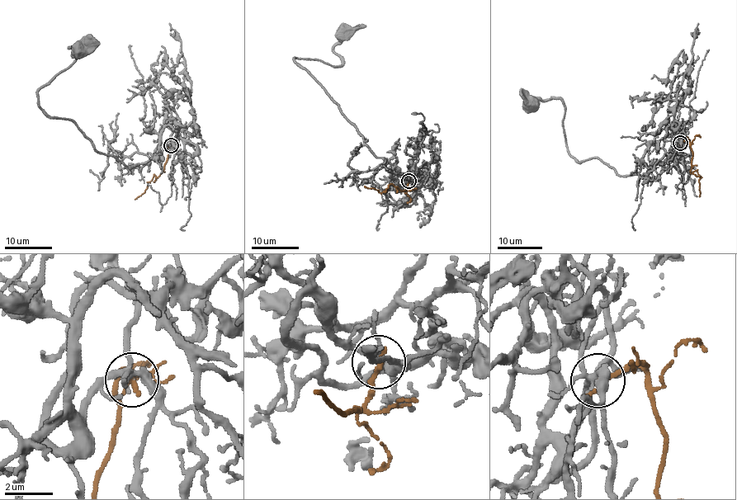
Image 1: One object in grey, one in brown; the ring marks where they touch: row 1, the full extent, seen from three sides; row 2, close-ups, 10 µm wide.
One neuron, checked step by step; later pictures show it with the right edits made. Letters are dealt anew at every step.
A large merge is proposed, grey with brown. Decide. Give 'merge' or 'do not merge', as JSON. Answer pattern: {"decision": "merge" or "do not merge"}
{"decision": "merge"}

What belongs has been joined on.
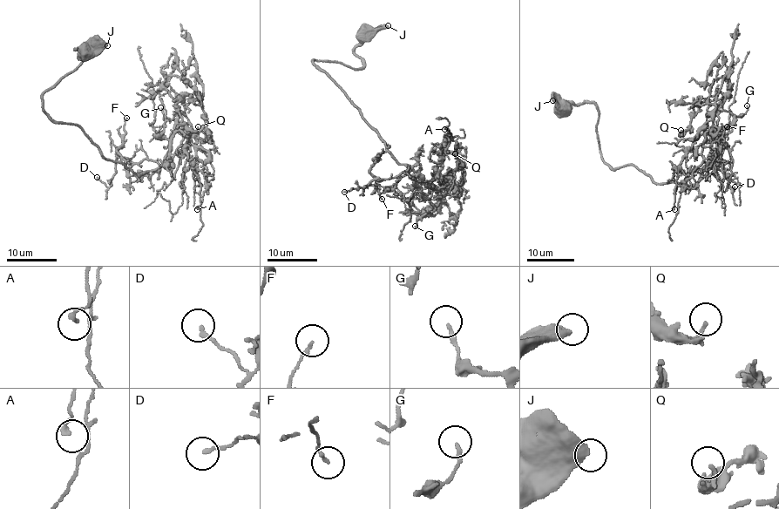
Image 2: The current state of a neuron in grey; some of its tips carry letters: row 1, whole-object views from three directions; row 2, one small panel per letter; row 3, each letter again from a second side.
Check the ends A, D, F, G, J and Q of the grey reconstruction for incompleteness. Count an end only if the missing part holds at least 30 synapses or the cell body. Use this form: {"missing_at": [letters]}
{"missing_at": []}

